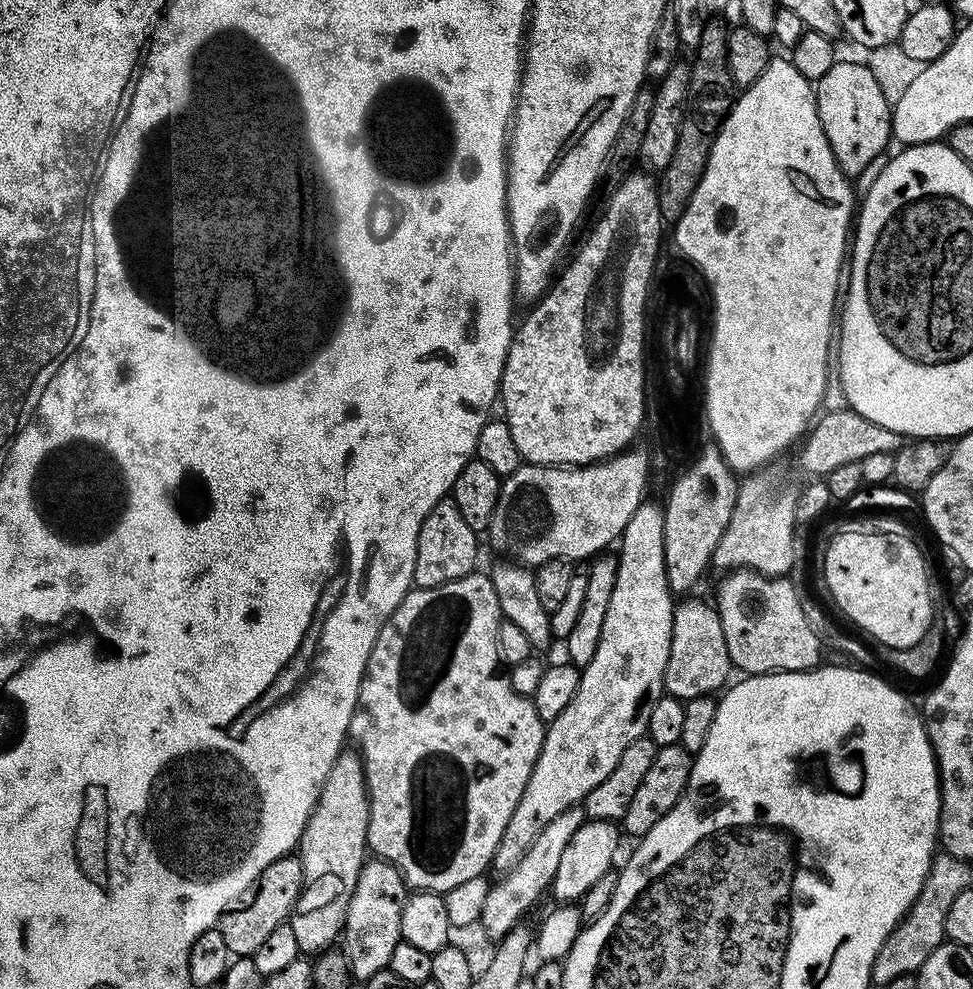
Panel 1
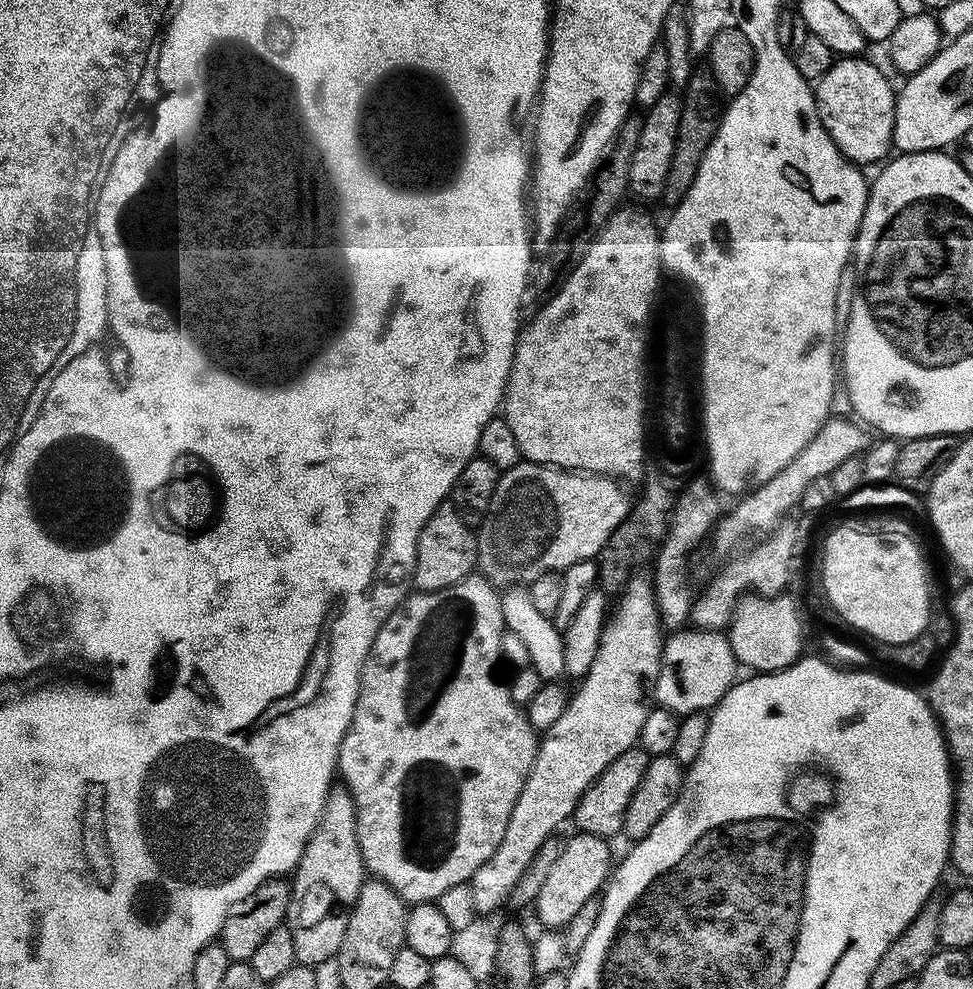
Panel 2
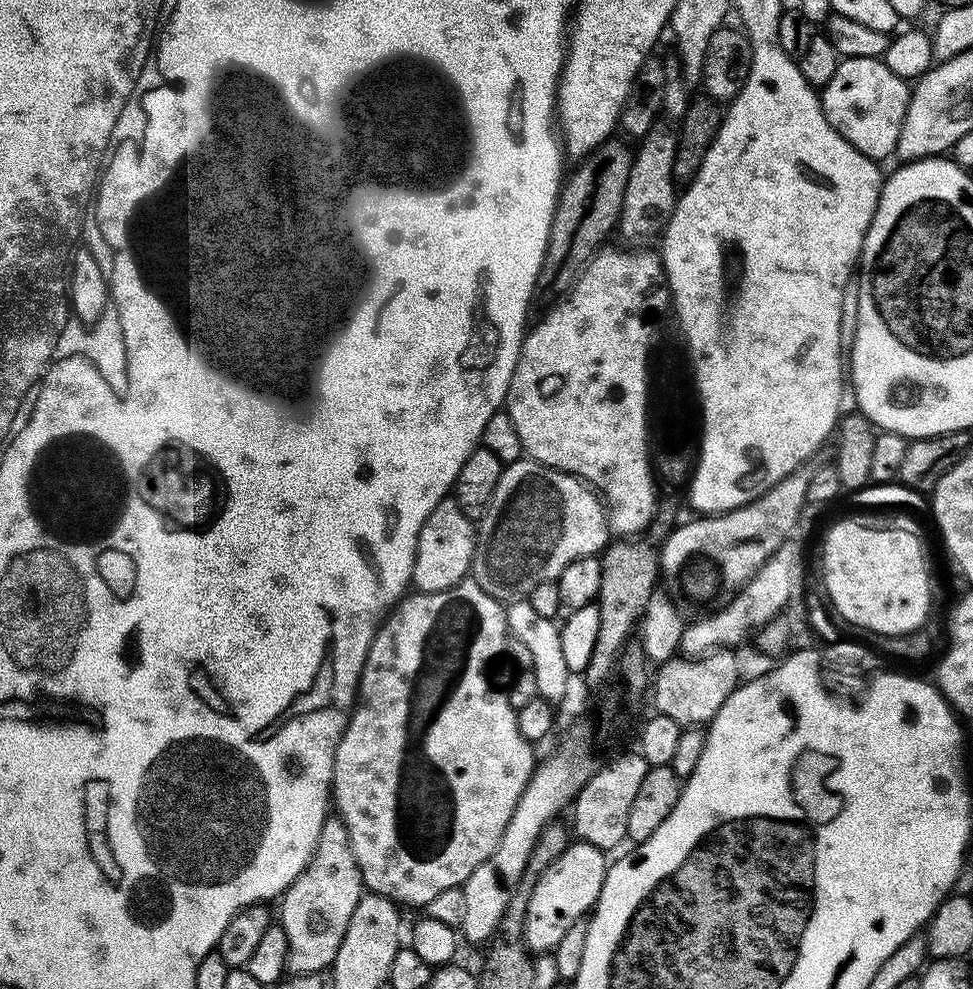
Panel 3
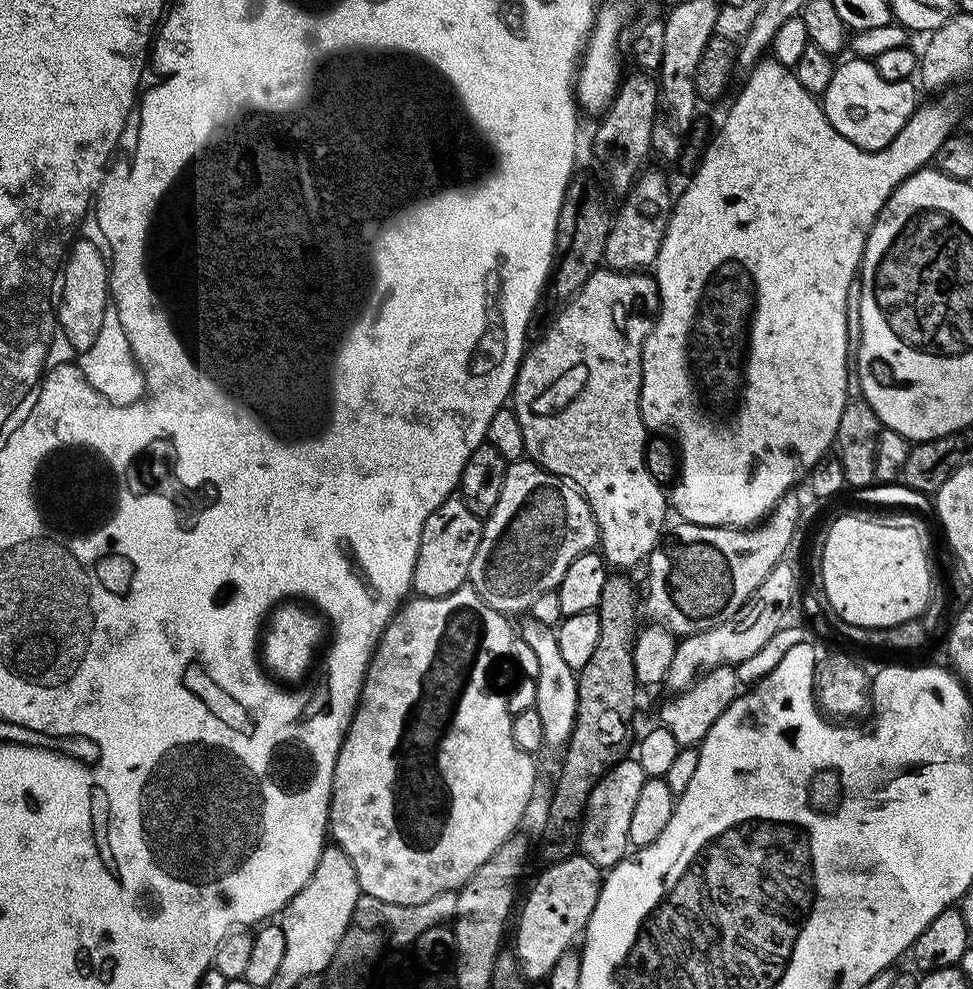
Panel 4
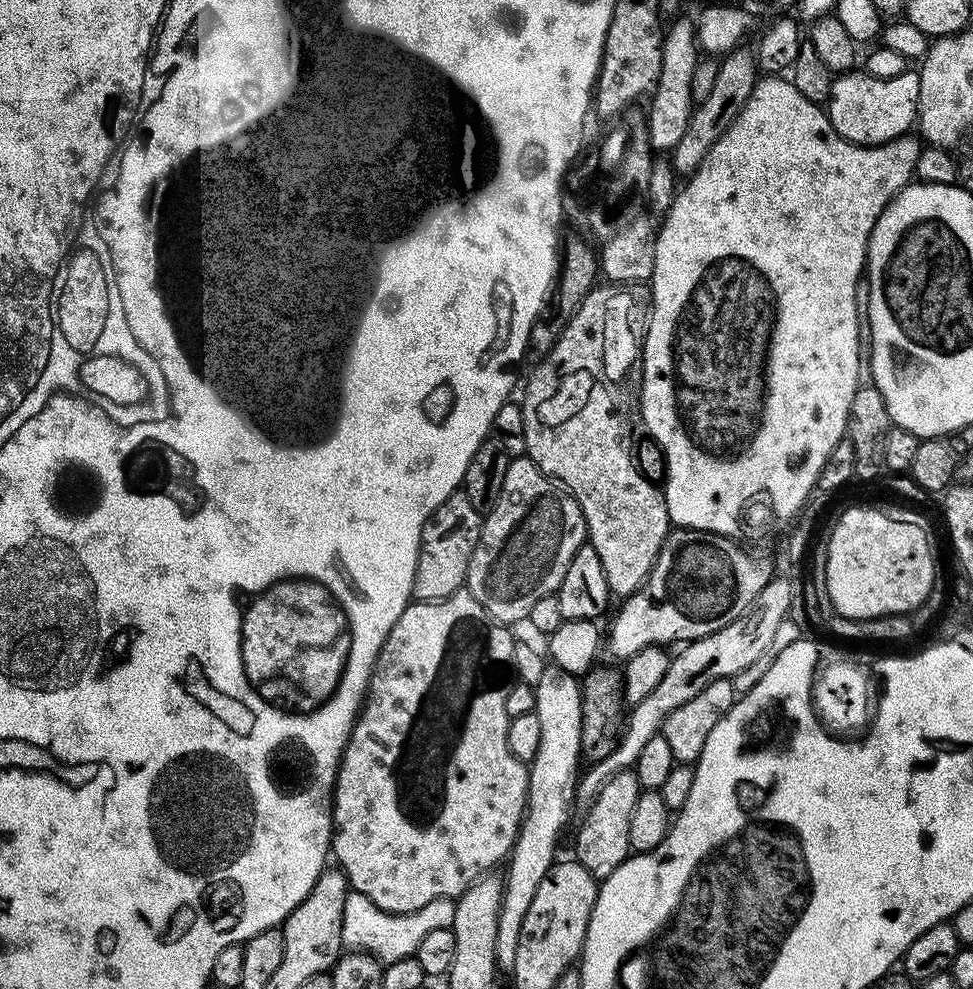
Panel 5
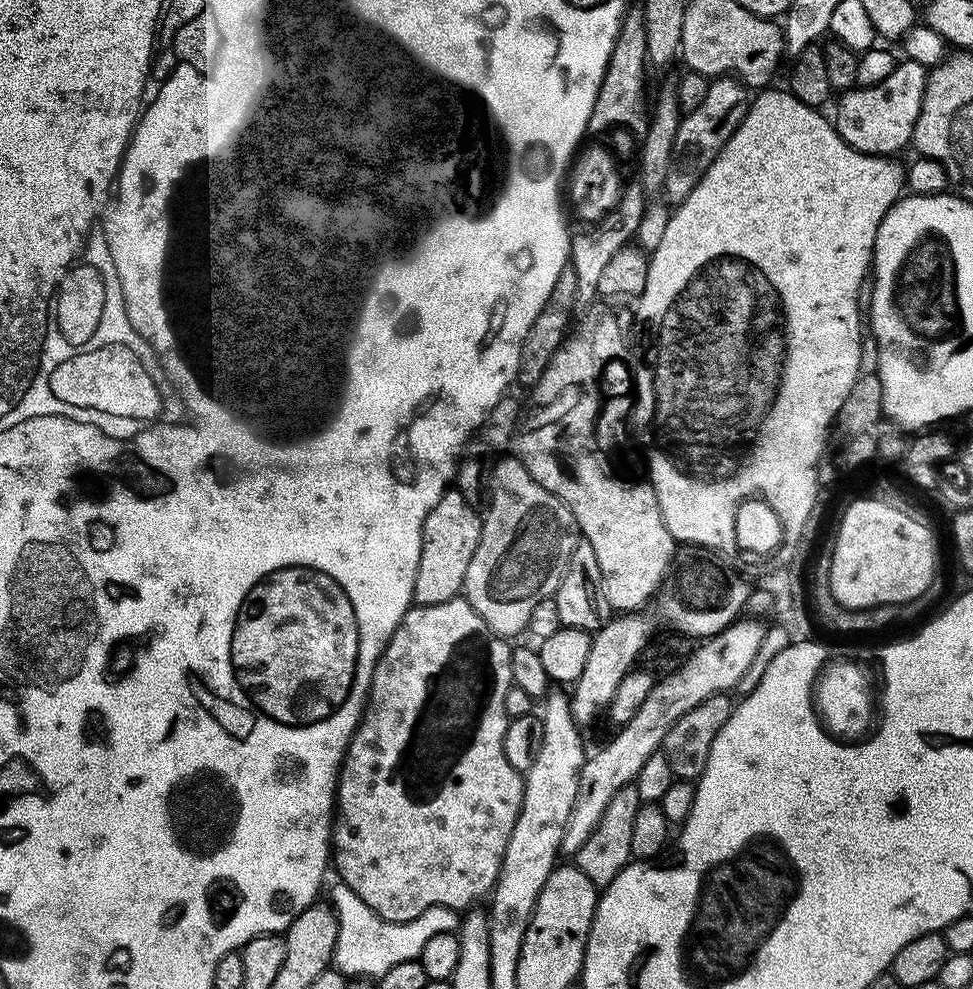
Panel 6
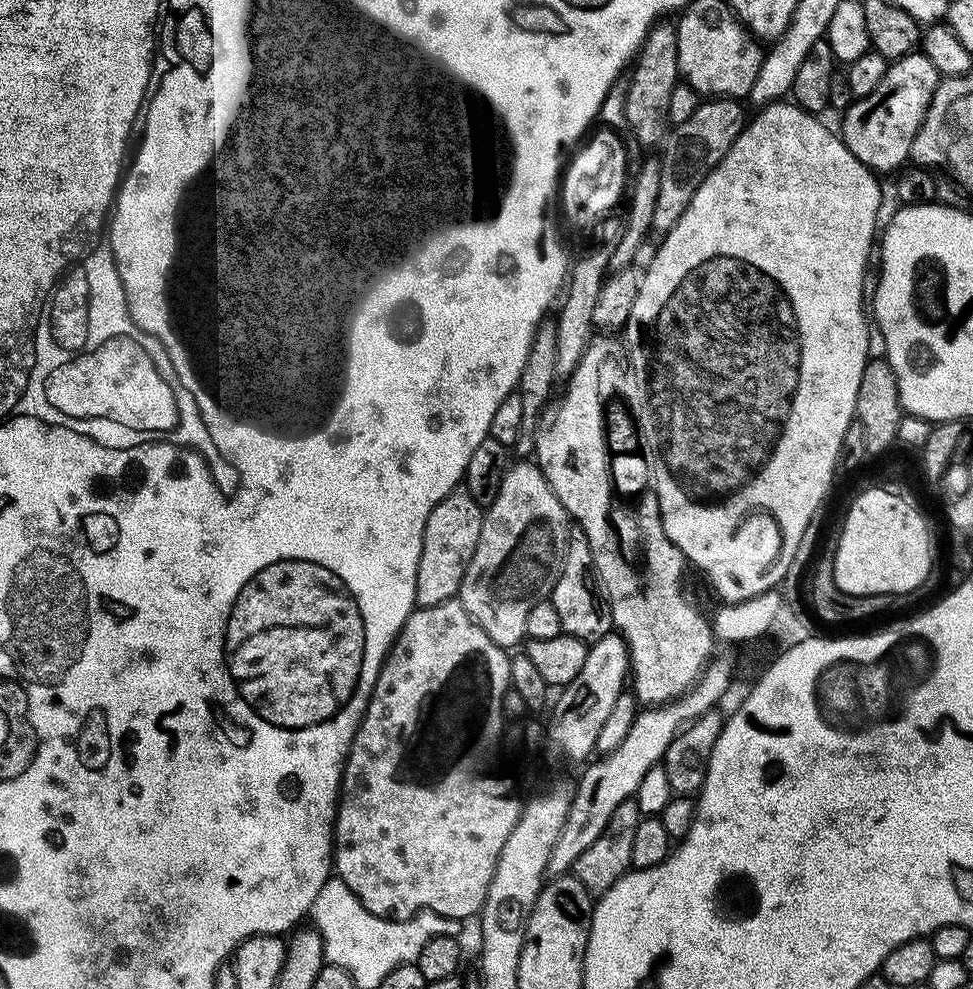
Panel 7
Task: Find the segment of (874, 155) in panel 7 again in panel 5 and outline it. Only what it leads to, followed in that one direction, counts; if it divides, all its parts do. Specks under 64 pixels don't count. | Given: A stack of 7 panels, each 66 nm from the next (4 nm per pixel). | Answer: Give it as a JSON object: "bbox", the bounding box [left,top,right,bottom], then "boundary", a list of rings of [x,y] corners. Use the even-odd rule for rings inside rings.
{"bbox":[826,70,920,146],"boundary":[[[851,70],[837,75],[832,82],[832,94],[828,97],[826,111],[828,121],[842,138],[852,144],[875,146],[889,144],[905,135],[908,128],[917,123],[916,103],[920,73],[909,70],[898,74],[898,78],[874,78],[867,71]]]}

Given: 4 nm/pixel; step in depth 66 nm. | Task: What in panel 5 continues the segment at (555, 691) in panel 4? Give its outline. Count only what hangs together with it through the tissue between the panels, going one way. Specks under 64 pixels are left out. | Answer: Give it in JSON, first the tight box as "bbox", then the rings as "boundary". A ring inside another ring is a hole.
{"bbox":[496,663,582,970],"boundary":[[[549,663],[544,669],[542,678],[535,685],[536,690],[536,713],[538,714],[538,722],[542,722],[542,742],[538,746],[538,754],[532,759],[532,763],[528,770],[528,802],[523,820],[520,822],[520,834],[516,837],[516,844],[512,848],[510,855],[507,857],[508,873],[503,873],[504,893],[502,894],[502,906],[498,914],[498,938],[496,939],[496,963],[501,969],[511,970],[514,966],[514,958],[518,954],[518,934],[522,934],[522,922],[526,918],[526,910],[530,910],[530,902],[534,902],[534,894],[538,891],[538,886],[542,882],[542,878],[546,878],[546,874],[552,869],[556,856],[556,839],[560,836],[560,831],[564,828],[564,823],[568,820],[568,803],[573,803],[576,785],[578,783],[578,771],[576,767],[582,764],[580,754],[580,735],[582,734],[582,698],[580,697],[581,681],[577,677],[572,676],[566,670],[562,670],[558,665]]]}

